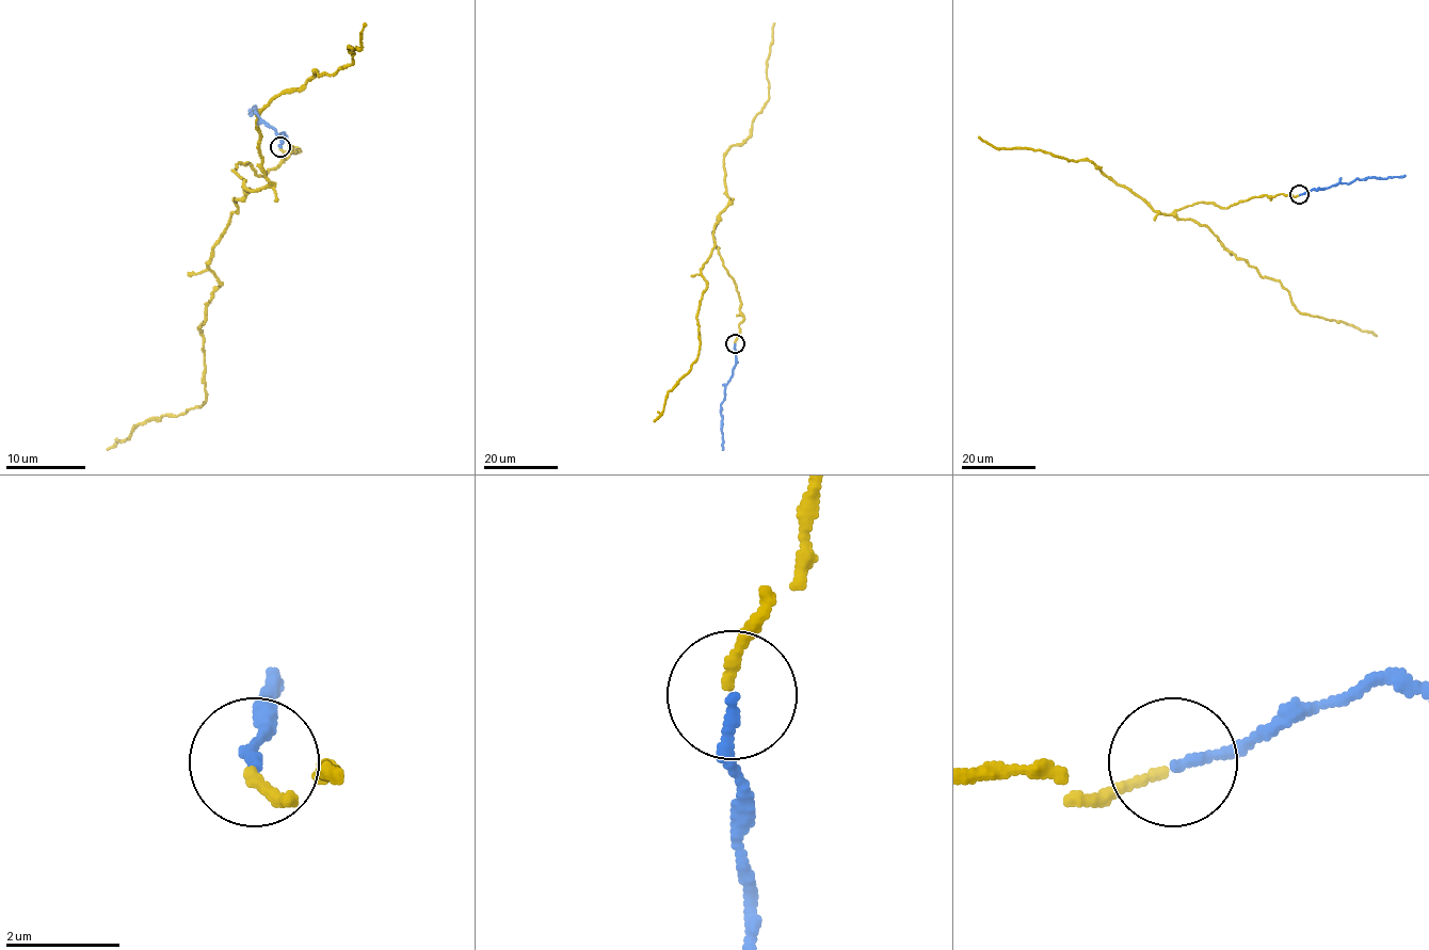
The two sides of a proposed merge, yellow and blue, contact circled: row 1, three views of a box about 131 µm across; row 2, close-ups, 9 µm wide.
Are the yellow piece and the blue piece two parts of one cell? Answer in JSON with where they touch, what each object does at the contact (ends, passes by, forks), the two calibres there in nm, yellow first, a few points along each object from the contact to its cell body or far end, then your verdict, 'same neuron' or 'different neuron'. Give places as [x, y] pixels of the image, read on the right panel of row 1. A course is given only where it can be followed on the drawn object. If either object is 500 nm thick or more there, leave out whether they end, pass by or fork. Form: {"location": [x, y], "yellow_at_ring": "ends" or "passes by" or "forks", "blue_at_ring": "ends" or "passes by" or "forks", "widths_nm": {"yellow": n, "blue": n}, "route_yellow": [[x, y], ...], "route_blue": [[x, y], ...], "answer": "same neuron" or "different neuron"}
{"location": [1299, 194], "yellow_at_ring": "ends", "blue_at_ring": "ends", "widths_nm": {"yellow": 160, "blue": 180}, "route_yellow": [[1299, 194], [1173, 213], [1281, 283], [1301, 312], [1377, 336]], "route_blue": [[1299, 194], [1361, 179], [1406, 175]], "answer": "same neuron"}

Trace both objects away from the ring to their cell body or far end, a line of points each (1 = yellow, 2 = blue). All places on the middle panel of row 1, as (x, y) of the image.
1: (735, 343), (743, 314), (715, 242), (718, 218), (701, 270), (707, 288), (696, 319), (697, 358), (654, 421)
2: (735, 343), (736, 365), (721, 405), (722, 450)

